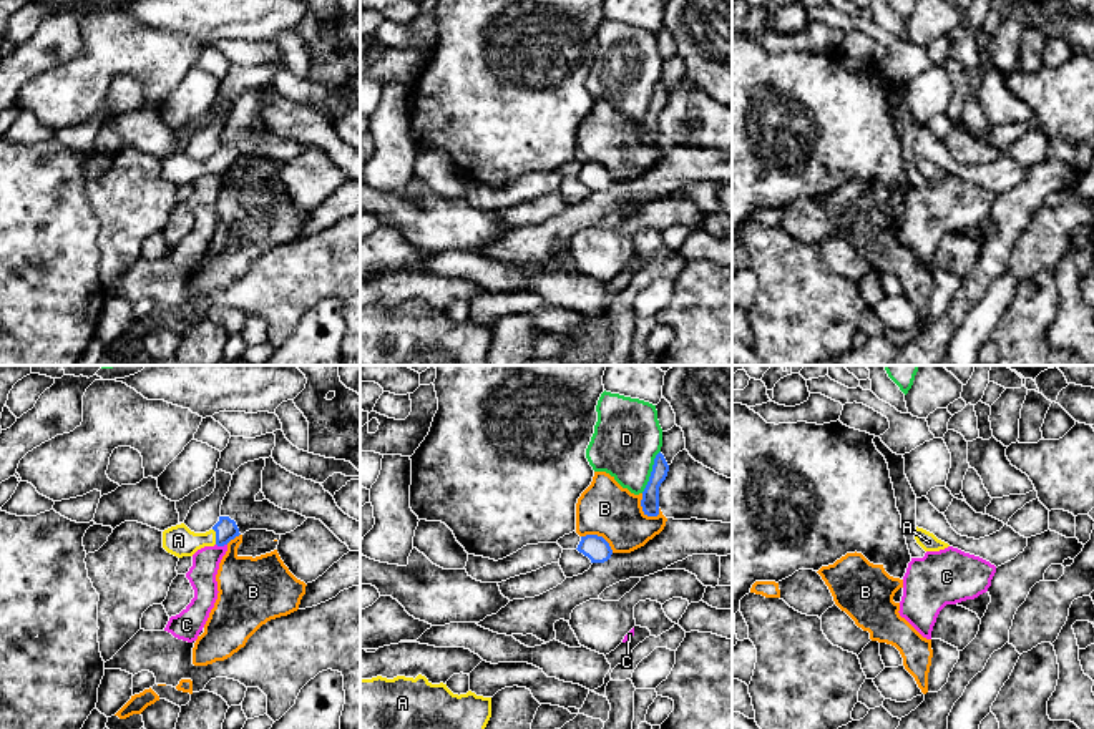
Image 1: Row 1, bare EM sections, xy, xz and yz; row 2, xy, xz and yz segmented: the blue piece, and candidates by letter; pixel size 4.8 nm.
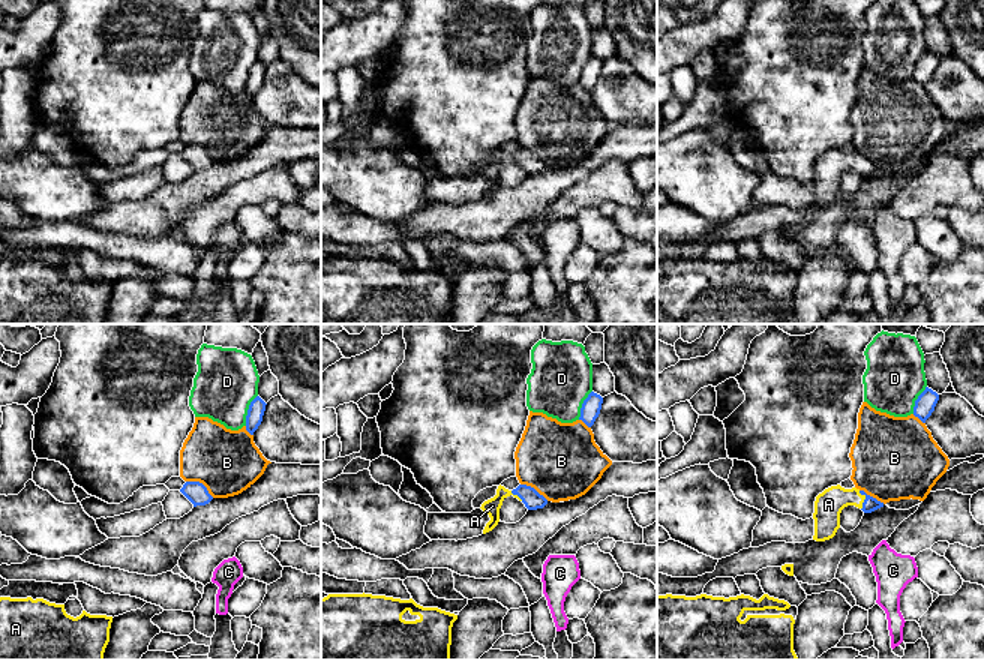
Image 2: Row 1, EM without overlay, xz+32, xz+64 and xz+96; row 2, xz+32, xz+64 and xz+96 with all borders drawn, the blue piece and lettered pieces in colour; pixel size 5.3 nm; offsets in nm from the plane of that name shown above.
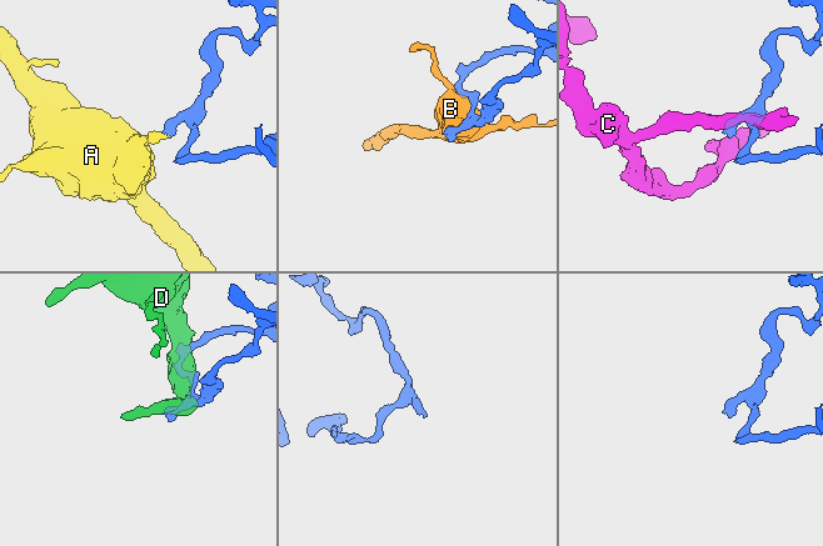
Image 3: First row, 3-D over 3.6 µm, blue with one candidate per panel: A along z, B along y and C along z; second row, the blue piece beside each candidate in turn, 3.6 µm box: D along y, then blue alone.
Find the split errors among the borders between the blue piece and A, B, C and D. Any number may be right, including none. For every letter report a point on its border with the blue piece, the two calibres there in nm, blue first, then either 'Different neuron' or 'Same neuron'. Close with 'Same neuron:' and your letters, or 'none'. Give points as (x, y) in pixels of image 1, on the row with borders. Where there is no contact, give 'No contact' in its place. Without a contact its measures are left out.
A: Touches blue at xy (216, 537). Thickness 110 nm (blue) against 150 nm. Same neuron
B: Touches blue at xz (643, 508). Thickness 90 nm (blue) against 260 nm. Different neuron
C: Touches blue at xy (221, 545). Thickness 110 nm (blue) against 140 nm. Different neuron
D: Touches blue at xz (651, 472). Thickness 90 nm (blue) against 320 nm. Different neuron
Same neuron: A

